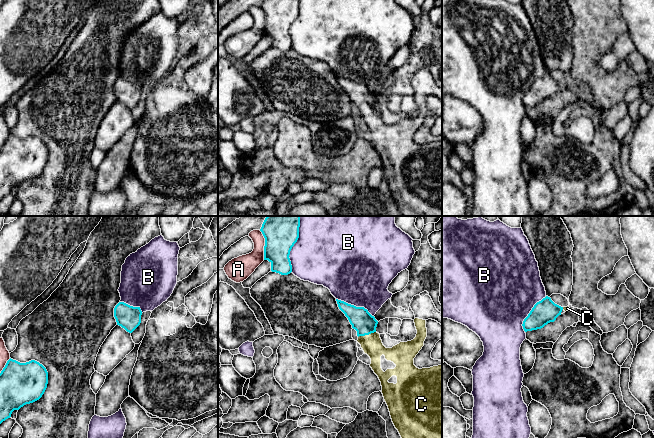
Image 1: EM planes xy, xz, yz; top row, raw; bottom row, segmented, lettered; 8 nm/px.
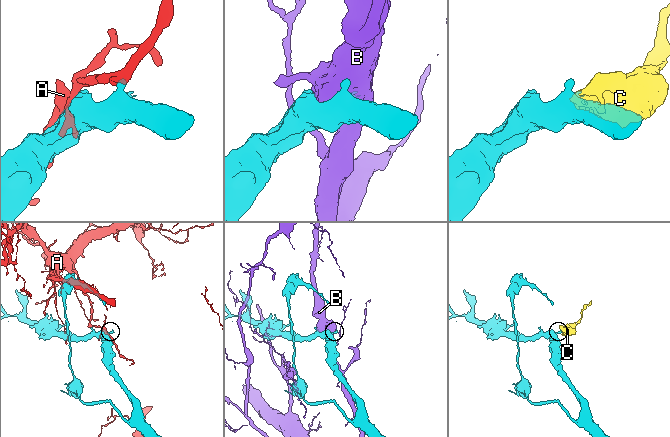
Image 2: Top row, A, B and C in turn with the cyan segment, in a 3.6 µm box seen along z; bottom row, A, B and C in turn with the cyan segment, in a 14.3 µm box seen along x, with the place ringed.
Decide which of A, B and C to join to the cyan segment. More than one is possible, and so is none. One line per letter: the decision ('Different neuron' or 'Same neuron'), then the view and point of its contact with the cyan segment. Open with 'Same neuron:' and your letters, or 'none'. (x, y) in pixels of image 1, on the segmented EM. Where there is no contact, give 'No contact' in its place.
Same neuron: C
A: Different neuron. Touches cyan at xz (265, 245)
B: Different neuron. Touches cyan at xz (294, 243)
C: Same neuron. Touches cyan at xz (366, 334)

